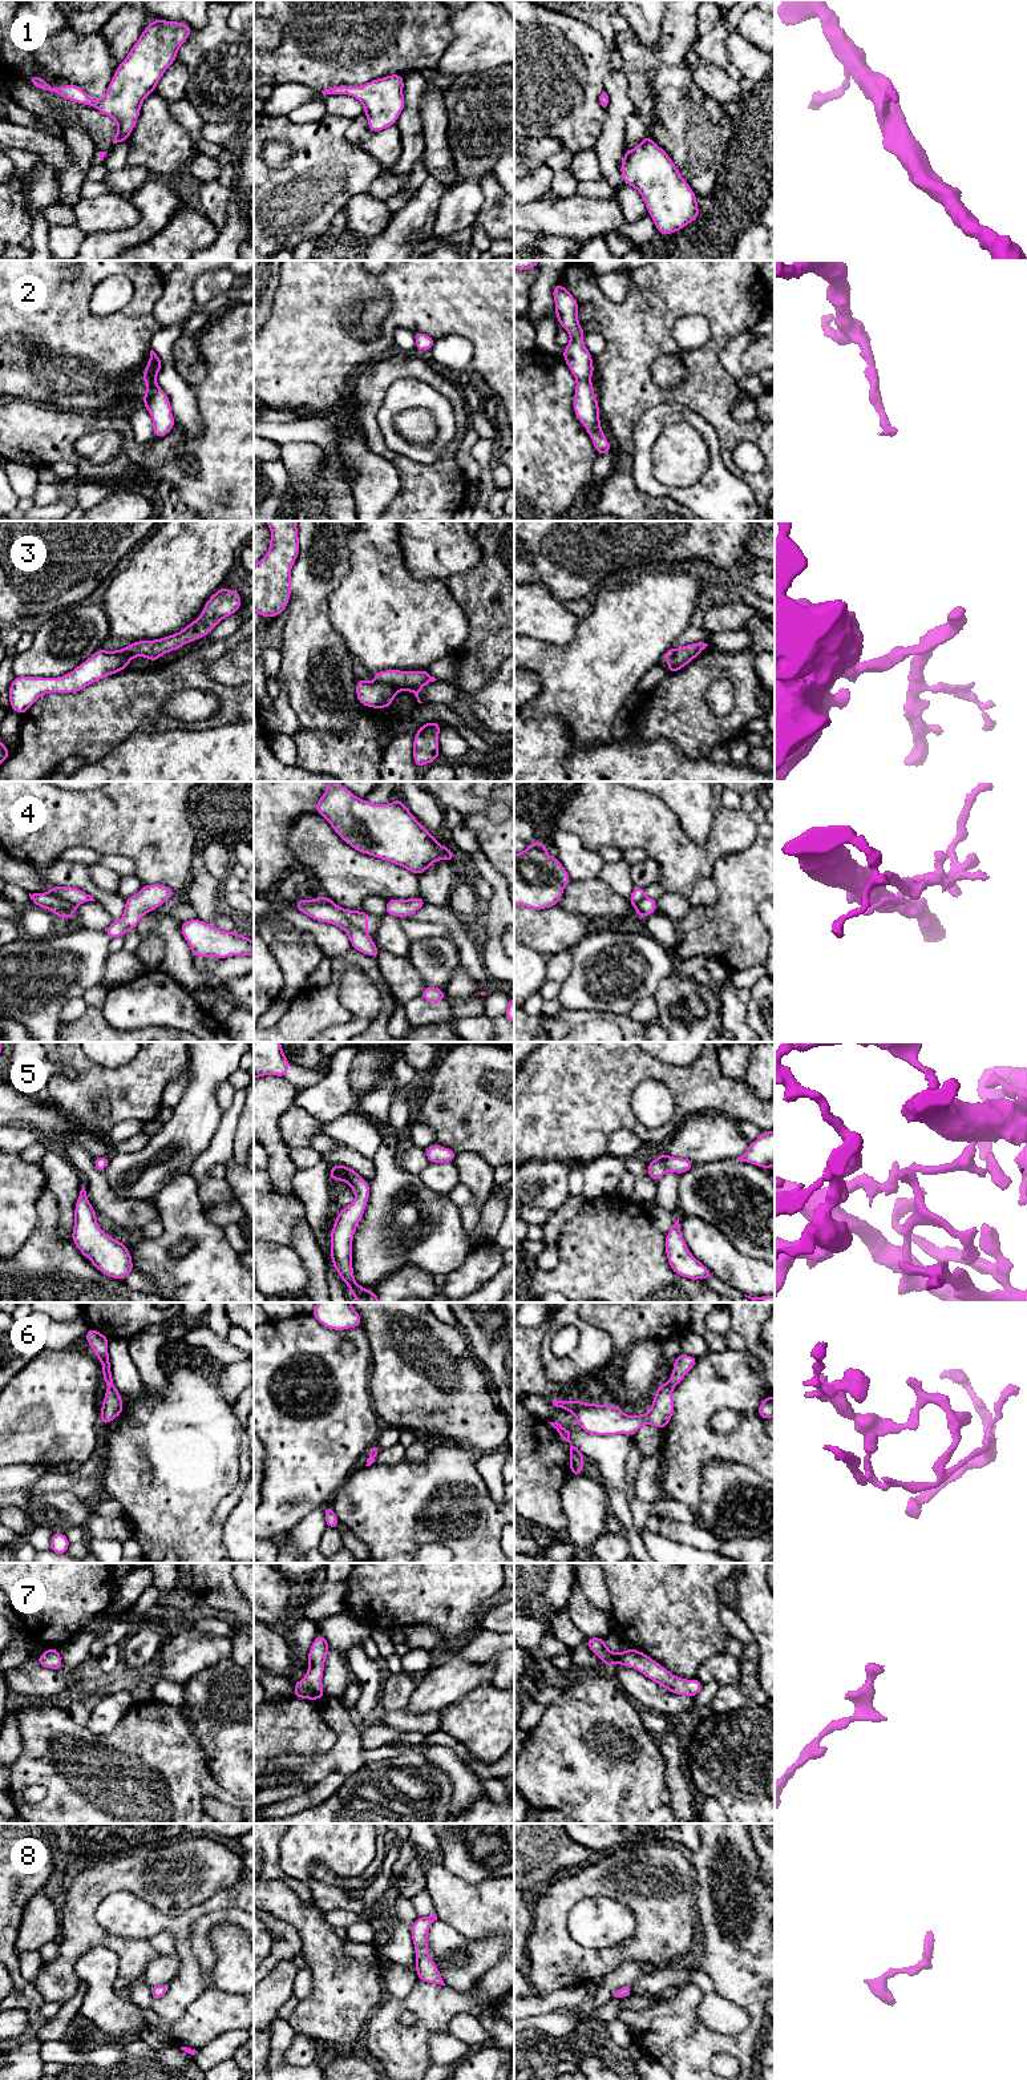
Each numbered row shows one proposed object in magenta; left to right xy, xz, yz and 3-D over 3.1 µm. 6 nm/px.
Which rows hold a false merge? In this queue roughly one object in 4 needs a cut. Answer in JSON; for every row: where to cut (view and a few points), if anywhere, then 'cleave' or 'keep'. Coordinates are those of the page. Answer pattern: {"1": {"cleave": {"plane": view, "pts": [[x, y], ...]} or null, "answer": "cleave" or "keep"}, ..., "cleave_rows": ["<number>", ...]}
{"1": {"cleave": null, "answer": "keep"}, "2": {"cleave": null, "answer": "keep"}, "3": {"cleave": {"plane": "xz", "pts": [[375, 679], [387, 682], [399, 690]]}, "answer": "cleave"}, "4": {"cleave": {"plane": "xz", "pts": [[318, 897], [323, 903], [339, 908], [368, 936]]}, "answer": "cleave"}, "5": {"cleave": null, "answer": "keep"}, "6": {"cleave": null, "answer": "keep"}, "7": {"cleave": null, "answer": "keep"}, "8": {"cleave": null, "answer": "keep"}, "cleave_rows": ["3", "4"]}

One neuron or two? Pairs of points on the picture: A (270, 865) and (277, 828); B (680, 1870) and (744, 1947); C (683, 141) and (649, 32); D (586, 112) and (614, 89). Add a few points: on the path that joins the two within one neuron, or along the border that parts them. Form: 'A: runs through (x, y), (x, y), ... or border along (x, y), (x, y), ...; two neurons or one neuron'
A: runs through (270, 856), (270, 837); one neuron
B: border along (688, 1860), (695, 1882), (695, 1919); two neurons
C: border along (663, 17), (653, 47), (645, 47), (627, 28); two neurons
D: border along (605, 108), (602, 130), (597, 138); two neurons

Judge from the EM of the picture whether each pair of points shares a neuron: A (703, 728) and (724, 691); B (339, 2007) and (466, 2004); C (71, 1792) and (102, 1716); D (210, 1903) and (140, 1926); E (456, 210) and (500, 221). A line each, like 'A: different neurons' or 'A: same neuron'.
A: different neurons
B: different neurons
C: different neurons
D: same neuron
E: different neurons

